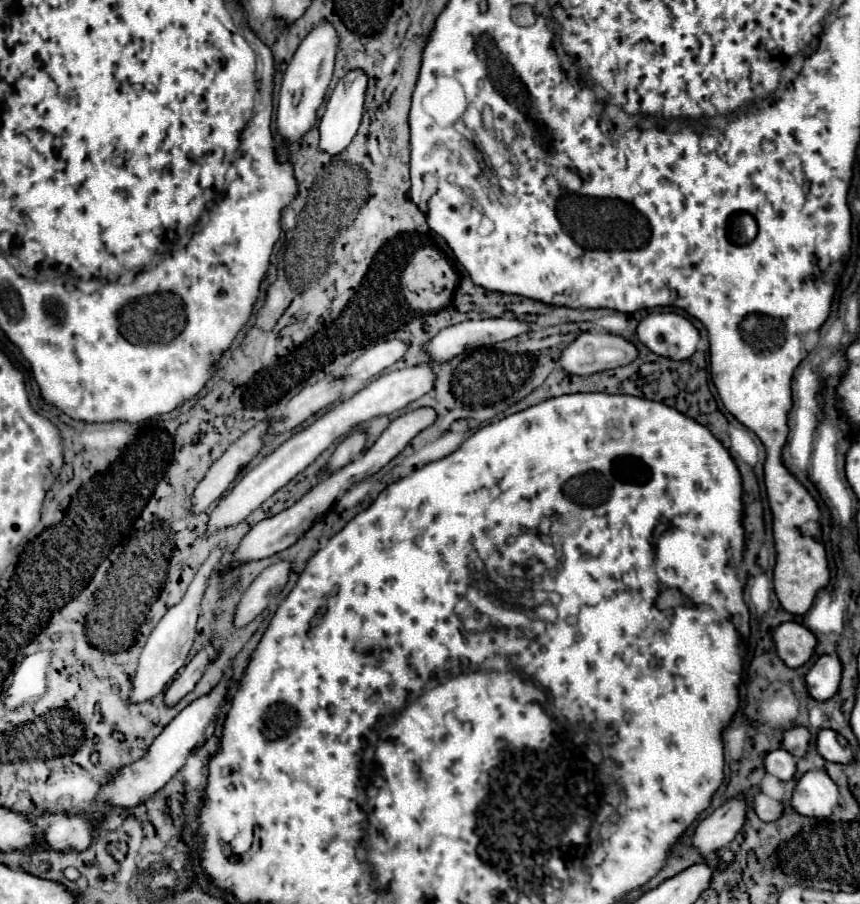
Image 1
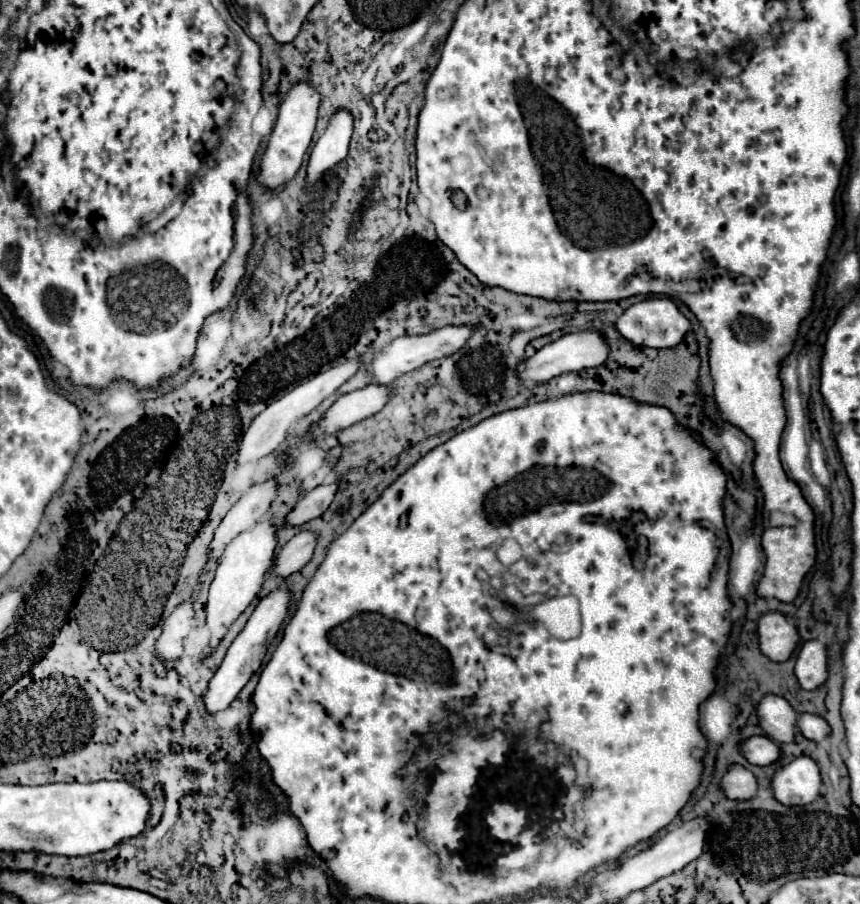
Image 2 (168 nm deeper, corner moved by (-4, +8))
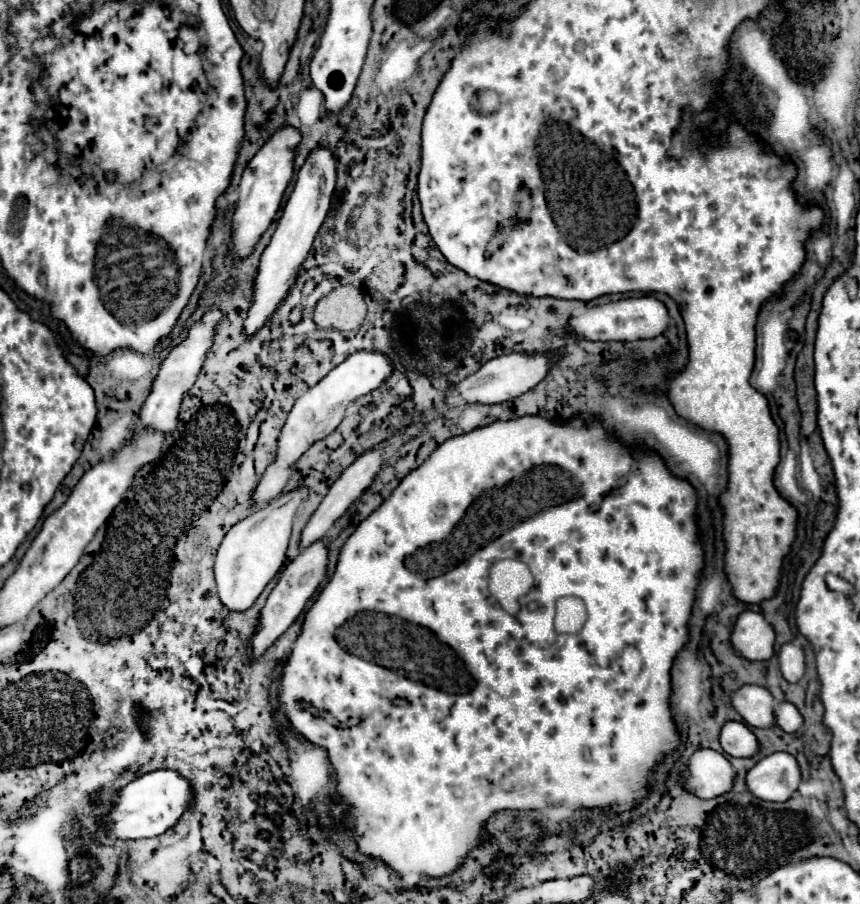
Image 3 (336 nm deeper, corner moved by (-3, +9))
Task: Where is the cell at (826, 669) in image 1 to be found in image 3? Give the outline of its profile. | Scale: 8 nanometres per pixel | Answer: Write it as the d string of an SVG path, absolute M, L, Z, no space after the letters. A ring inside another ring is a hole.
M792 642L784 644L780 648L780 670L782 670L782 676L788 680L788 682L800 682L806 674L806 656L804 656L804 650Z

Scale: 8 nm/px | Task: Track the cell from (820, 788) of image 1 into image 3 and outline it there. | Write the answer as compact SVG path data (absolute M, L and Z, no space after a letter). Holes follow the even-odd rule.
M774 752L762 758L746 774L748 790L756 798L770 802L790 800L798 792L800 782L802 782L800 766L796 758L788 752Z

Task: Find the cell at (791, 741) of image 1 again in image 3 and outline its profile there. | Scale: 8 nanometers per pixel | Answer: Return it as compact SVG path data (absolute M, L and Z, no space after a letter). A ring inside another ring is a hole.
M742 686L732 694L732 706L740 716L754 728L772 728L776 726L776 700L762 686Z

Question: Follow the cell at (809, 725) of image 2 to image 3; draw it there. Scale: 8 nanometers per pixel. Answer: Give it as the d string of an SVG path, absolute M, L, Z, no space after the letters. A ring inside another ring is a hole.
M782 702L776 706L776 724L784 730L784 732L798 732L804 724L802 714L798 712L798 708L790 702Z

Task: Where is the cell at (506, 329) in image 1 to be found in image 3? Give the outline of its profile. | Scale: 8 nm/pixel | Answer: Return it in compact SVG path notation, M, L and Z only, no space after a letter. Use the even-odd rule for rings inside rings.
M360 350L350 354L340 366L336 366L324 380L320 380L314 388L310 388L304 396L300 396L294 404L294 408L290 410L282 430L280 430L280 438L278 438L278 448L276 448L276 458L272 460L272 464L268 464L268 468L264 470L256 490L252 492L252 506L266 506L270 500L278 498L282 494L282 490L286 488L290 474L292 474L292 466L300 460L300 456L318 440L326 438L328 434L332 434L338 424L344 418L344 410L346 404L350 404L352 400L380 388L386 378L390 378L394 366L390 362L390 356L384 352L368 352L368 350Z

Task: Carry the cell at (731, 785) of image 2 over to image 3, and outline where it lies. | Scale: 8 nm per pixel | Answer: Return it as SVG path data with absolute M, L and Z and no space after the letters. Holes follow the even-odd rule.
M702 748L688 762L686 788L698 798L718 798L732 790L736 770L724 754Z

